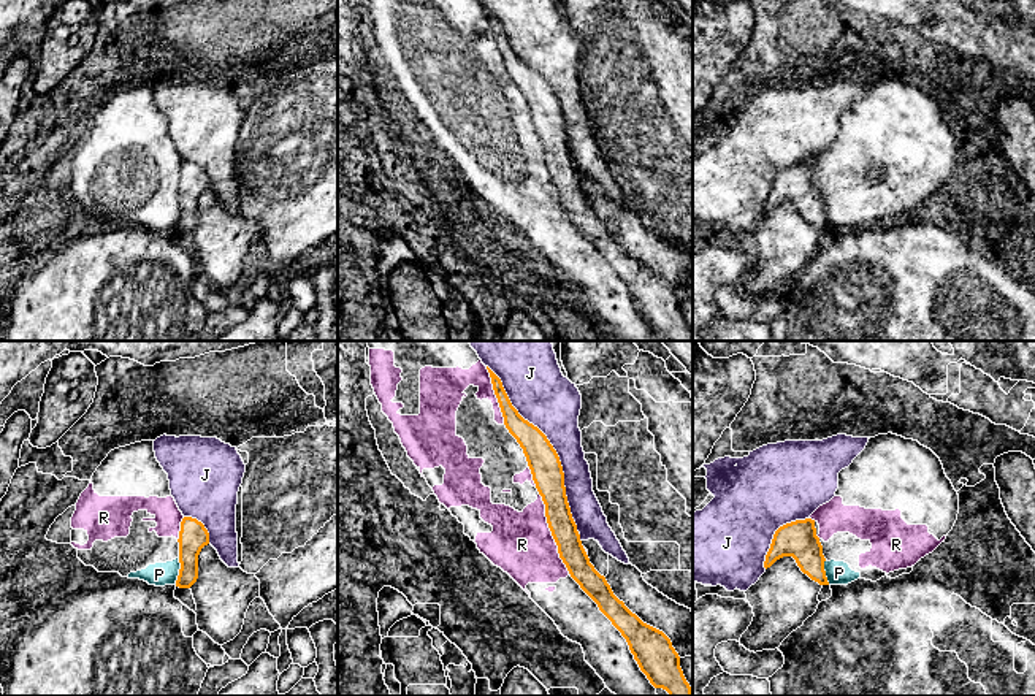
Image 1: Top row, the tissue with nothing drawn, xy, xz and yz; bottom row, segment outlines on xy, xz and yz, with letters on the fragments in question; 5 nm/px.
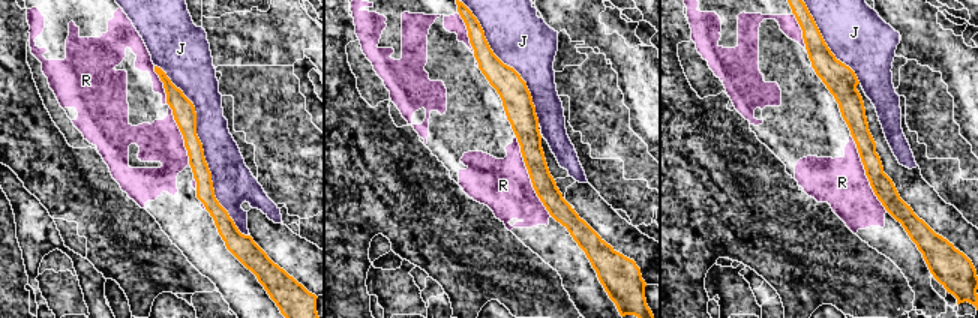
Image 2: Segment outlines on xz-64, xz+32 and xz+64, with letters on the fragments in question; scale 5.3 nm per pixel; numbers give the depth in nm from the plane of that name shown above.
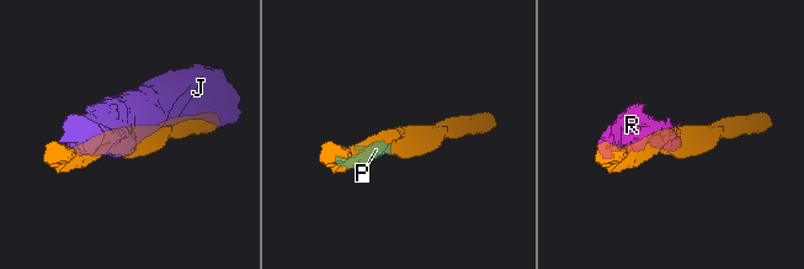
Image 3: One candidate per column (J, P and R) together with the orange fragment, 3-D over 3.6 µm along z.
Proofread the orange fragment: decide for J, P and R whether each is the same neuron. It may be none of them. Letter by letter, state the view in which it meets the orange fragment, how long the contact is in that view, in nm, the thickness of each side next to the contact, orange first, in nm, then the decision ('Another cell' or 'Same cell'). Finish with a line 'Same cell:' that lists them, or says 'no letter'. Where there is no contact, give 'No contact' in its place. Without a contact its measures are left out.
J: Touches orange in xz. Shared border 950 nm. Thickness 160 nm (orange) against 300 nm. Another cell
P: Touches orange in xy. Shared border 150 nm. Thickness 150 nm (orange) against 120 nm. Another cell
R: Touches orange in xz. Shared border 440 nm. Thickness 140 nm (orange) against 320 nm. Another cell
Same cell: no letter

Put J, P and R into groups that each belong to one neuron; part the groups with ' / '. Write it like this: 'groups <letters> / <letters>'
groups J / P R

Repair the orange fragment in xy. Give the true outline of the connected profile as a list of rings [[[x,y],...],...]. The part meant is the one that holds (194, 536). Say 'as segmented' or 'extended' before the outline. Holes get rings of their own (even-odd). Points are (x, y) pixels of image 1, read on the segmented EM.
as segmented; [[[184,517],[178,542],[181,569],[176,587],[190,588],[198,579],[198,555],[209,544],[209,533],[197,518]]]

